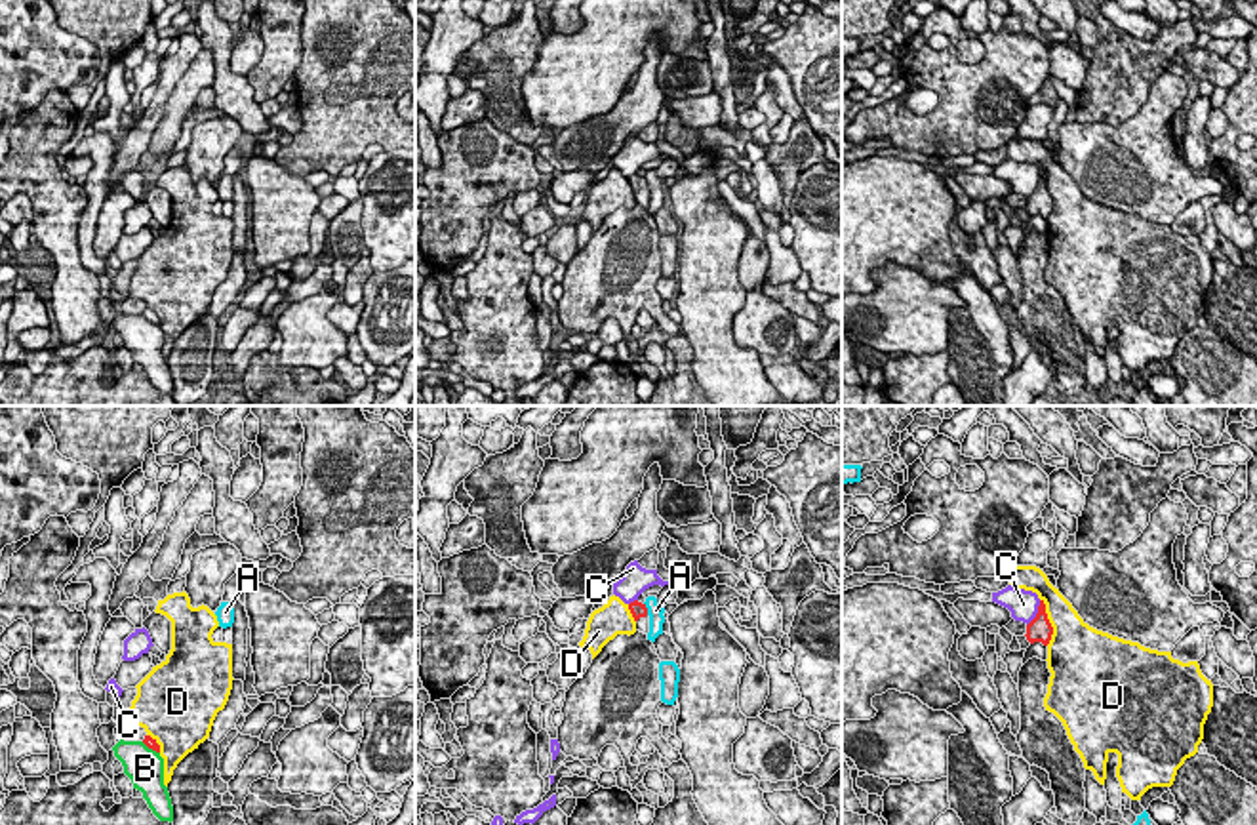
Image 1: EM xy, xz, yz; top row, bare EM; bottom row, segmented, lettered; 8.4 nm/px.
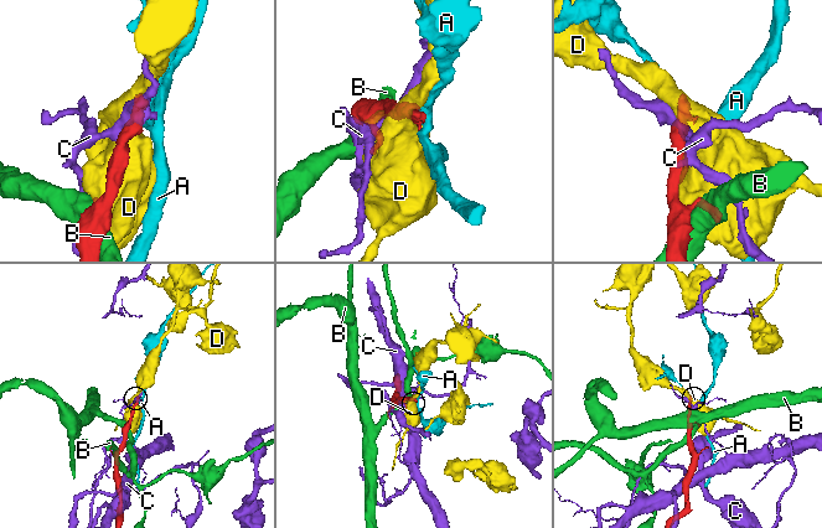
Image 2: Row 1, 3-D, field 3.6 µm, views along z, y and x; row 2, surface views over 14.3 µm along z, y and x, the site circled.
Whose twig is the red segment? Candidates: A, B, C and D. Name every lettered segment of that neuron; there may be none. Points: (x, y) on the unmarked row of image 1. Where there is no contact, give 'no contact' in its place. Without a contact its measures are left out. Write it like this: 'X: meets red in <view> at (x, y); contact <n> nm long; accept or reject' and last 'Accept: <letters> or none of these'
A: meets red in xz at (646, 181); contact 120 nm long; reject
B: meets red in xy at (151, 321); contact 190 nm long; reject
C: meets red in yz at (1037, 187); contact 260 nm long; reject
D: meets red in yz at (1048, 195); contact 400 nm long; reject
Accept: none of these

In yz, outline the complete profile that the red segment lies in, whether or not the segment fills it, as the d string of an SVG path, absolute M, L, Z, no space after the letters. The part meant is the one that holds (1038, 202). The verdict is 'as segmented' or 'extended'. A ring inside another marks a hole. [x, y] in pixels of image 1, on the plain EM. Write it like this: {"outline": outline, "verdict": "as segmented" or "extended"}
{"outline": "M1040 173L1040 179L1038 179L1038 187L1036 191L1027 198L1027 213L1030 217L1034 215L1042 215L1044 219L1049 217L1051 213L1051 208L1053 208L1053 200L1048 192L1048 187L1046 187L1046 177L1044 173Z", "verdict": "as segmented"}

